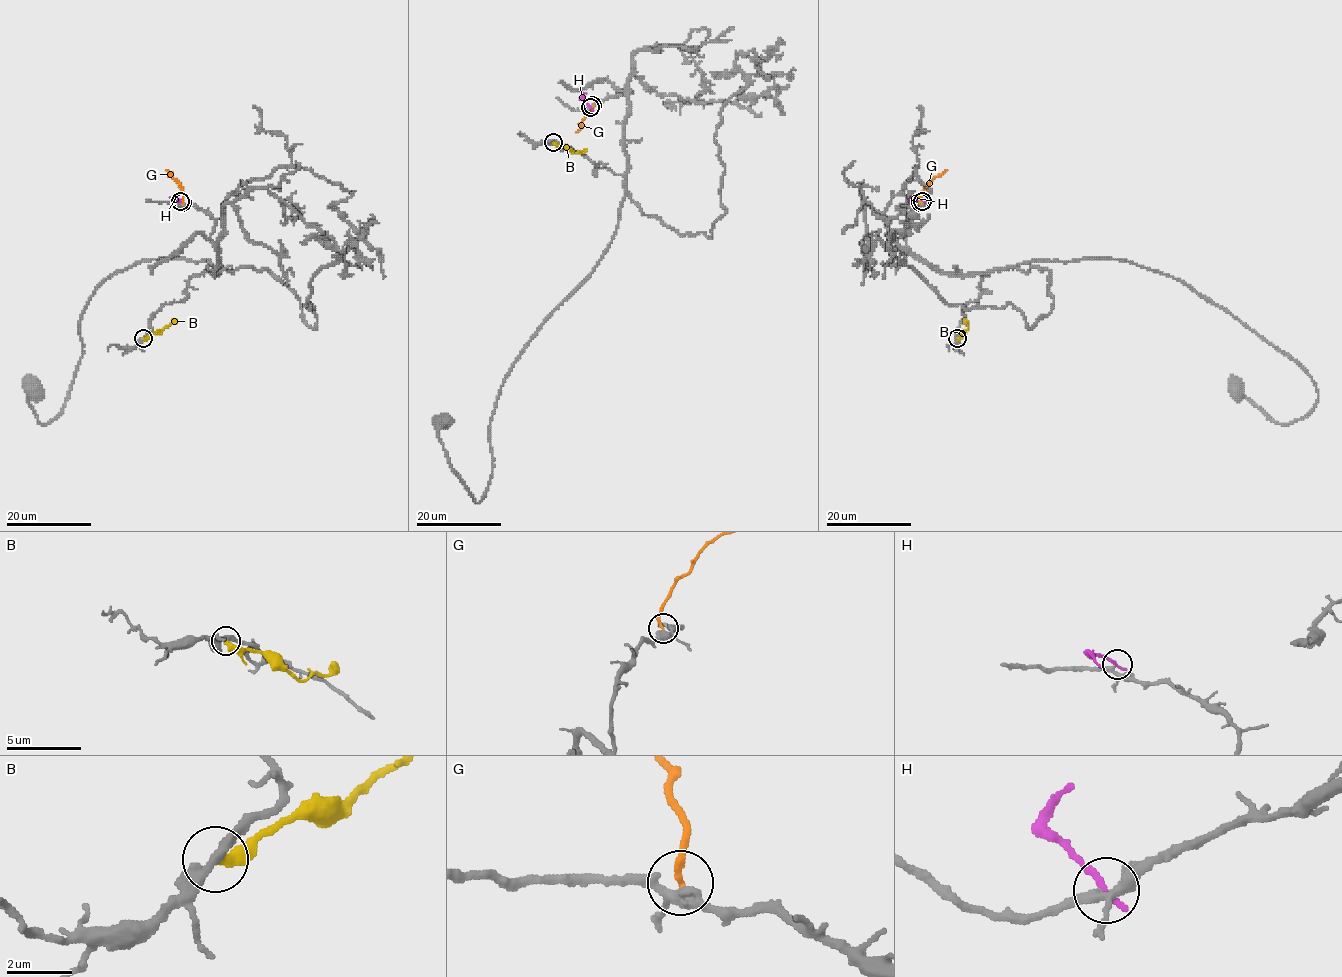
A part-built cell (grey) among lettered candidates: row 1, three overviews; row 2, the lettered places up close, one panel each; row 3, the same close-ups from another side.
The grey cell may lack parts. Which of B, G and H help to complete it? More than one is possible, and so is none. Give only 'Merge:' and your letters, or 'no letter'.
Merge: no letter

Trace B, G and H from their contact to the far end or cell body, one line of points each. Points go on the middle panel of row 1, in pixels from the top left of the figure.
B: (553, 142), (567, 146), (575, 153), (585, 148)
G: (592, 105), (575, 132)
H: (590, 106), (582, 98), (585, 93)

